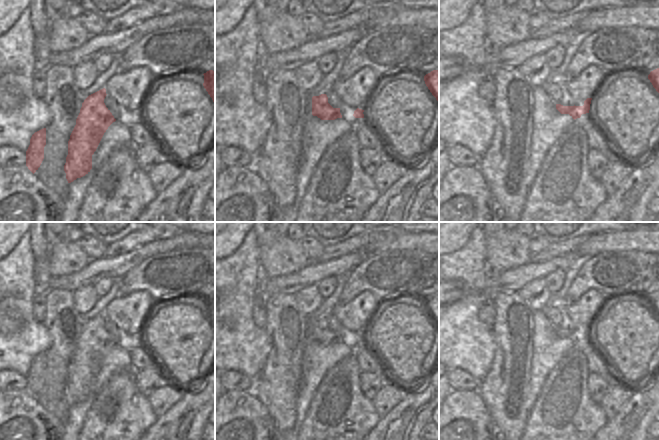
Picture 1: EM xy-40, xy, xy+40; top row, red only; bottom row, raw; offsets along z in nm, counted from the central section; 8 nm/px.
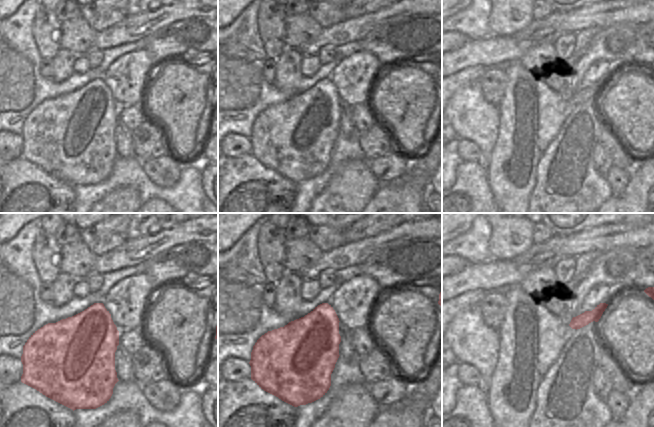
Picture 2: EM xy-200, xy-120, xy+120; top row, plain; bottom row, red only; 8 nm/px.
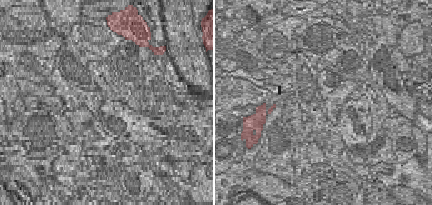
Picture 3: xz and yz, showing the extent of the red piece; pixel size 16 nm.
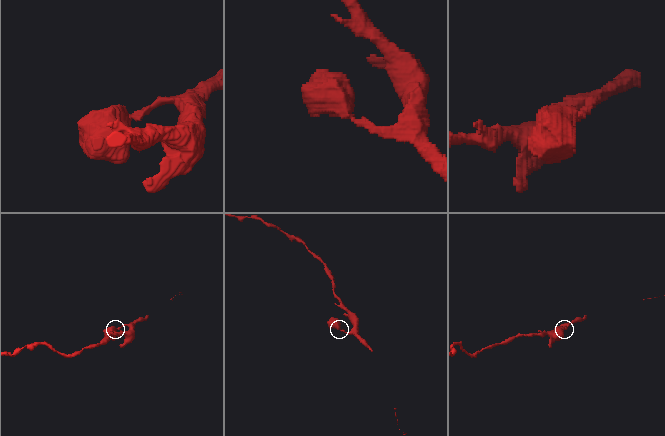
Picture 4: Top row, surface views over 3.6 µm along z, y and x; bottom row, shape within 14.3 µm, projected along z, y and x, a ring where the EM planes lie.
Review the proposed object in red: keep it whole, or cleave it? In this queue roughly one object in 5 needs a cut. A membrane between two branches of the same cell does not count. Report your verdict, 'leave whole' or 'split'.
leave whole

